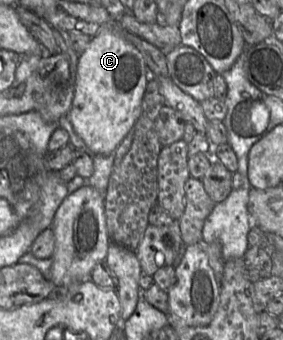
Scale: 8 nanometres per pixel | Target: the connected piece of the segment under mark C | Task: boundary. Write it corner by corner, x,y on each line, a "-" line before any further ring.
101,28
79,55
75,94
68,118
76,133
94,153
110,155
136,123
149,72
142,53
118,32

